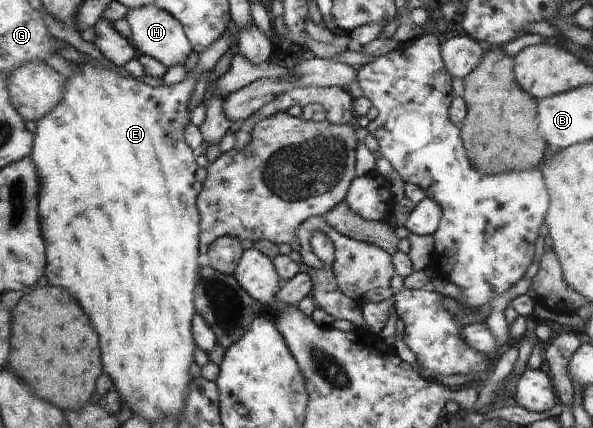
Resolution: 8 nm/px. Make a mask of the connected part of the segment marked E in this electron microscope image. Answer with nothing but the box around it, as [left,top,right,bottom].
[30,22,237,412]

